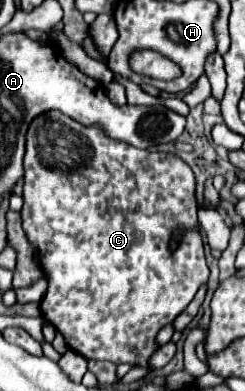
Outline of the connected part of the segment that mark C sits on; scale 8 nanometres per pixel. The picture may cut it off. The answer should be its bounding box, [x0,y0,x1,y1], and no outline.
[21,111,209,367]

